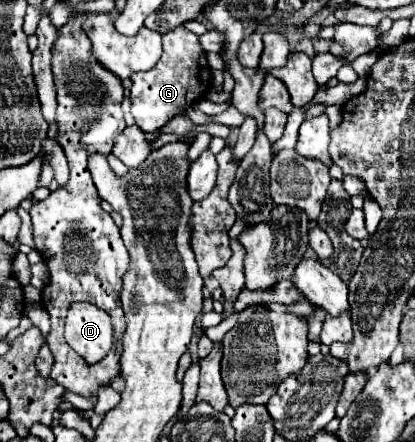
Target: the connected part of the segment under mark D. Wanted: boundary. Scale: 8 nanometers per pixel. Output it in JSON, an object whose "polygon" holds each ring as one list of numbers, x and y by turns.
{"polygon":[[73,303,67,313,65,335,85,363,97,363,113,345,111,317,91,303]]}

